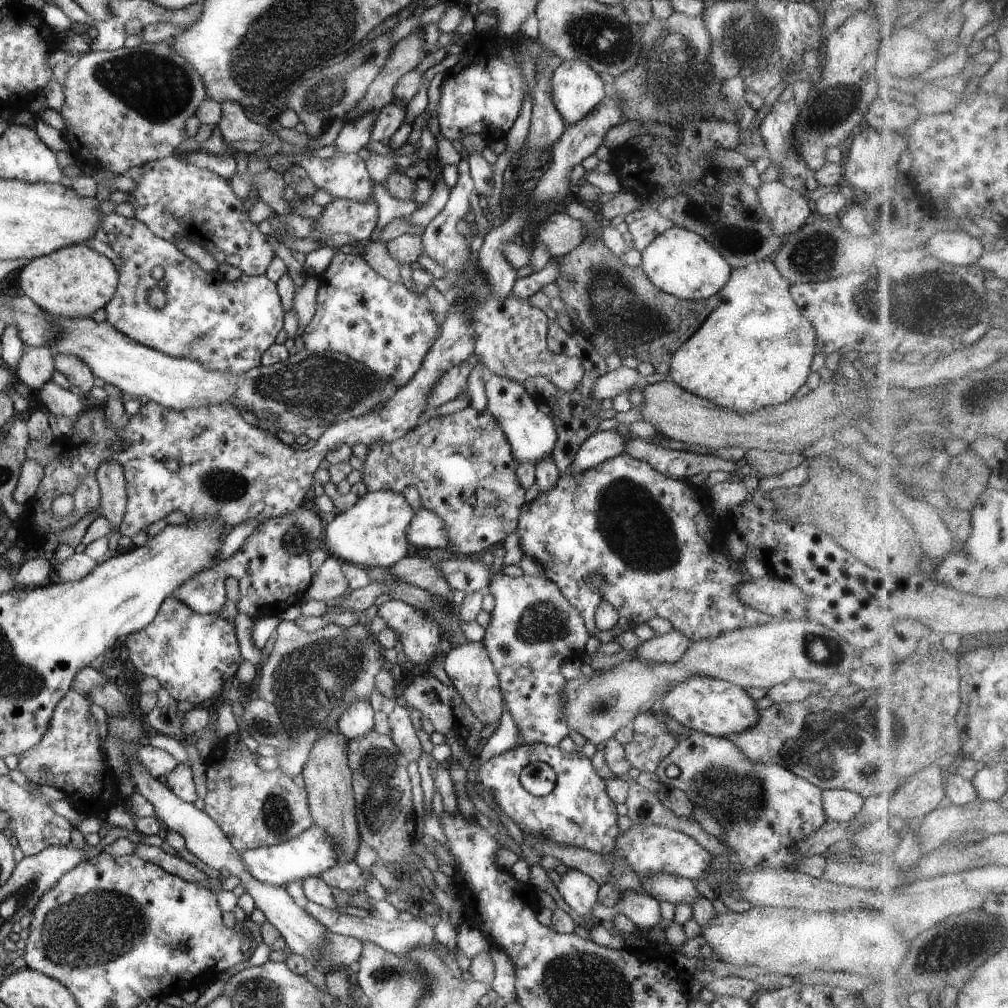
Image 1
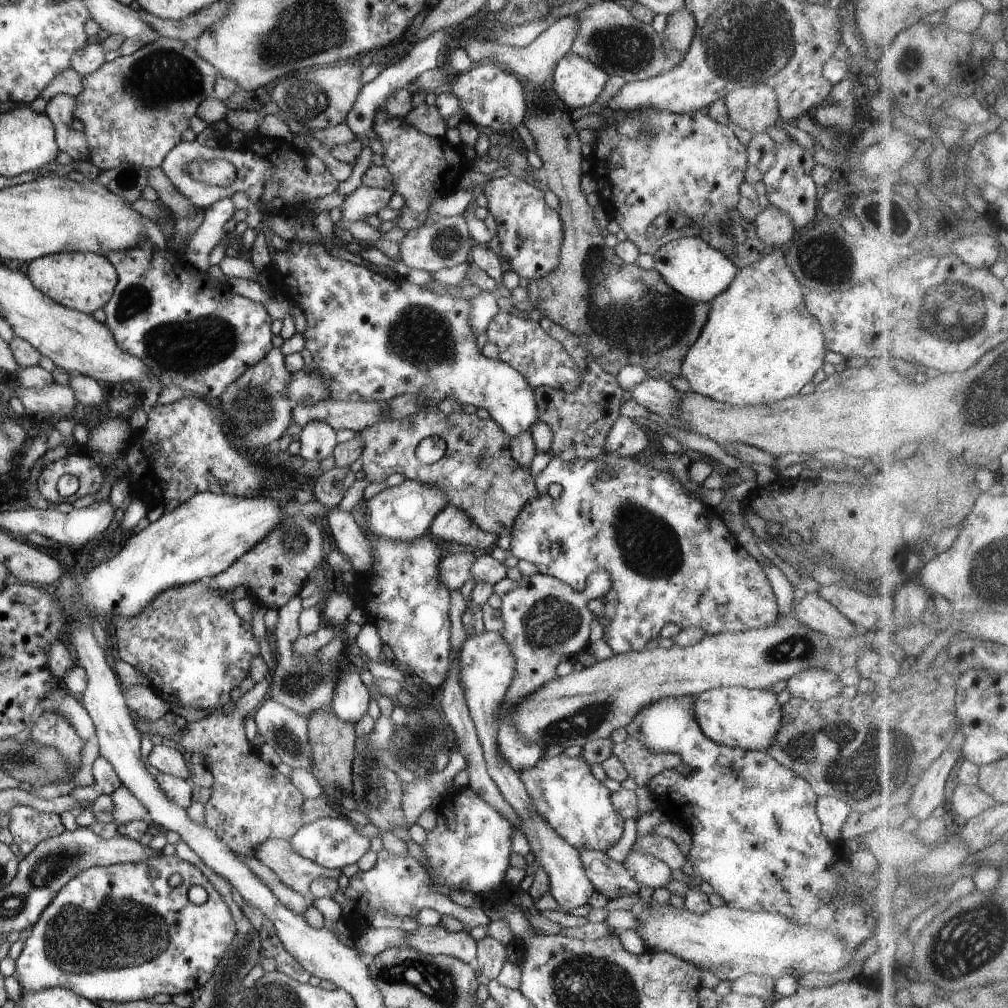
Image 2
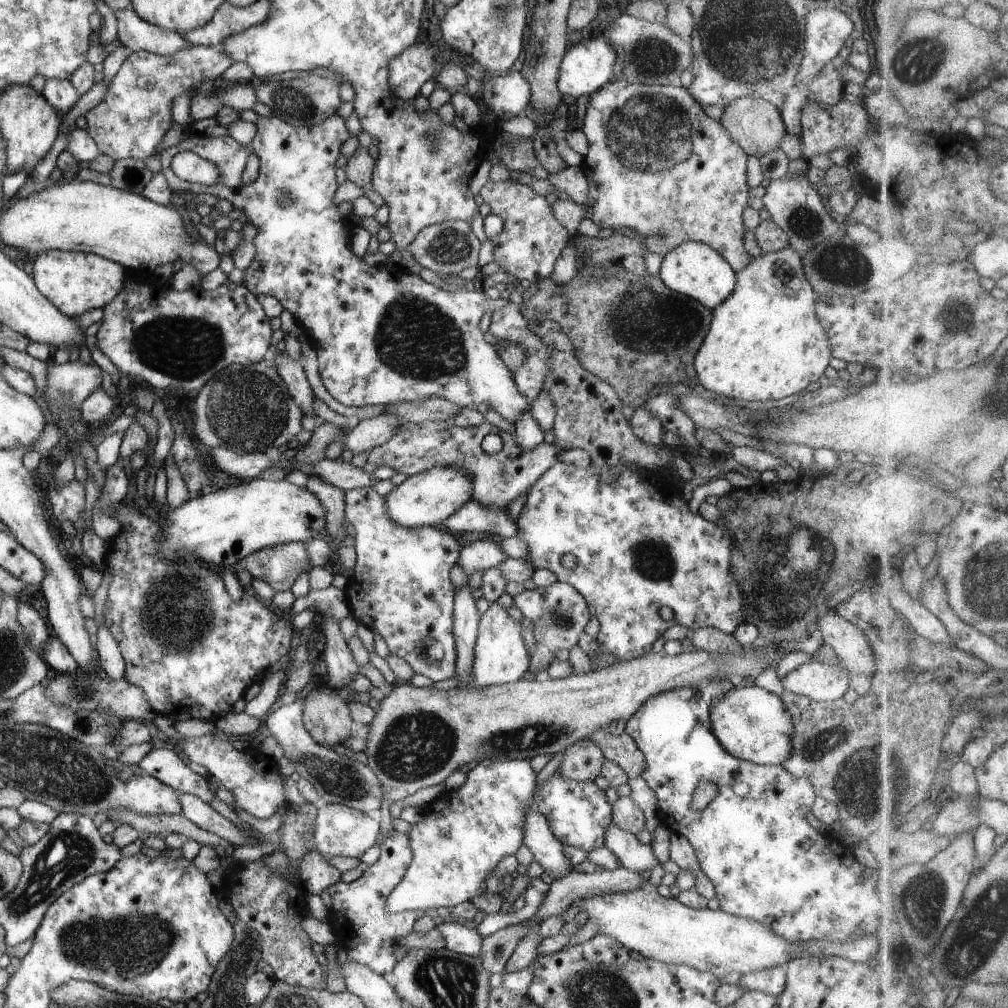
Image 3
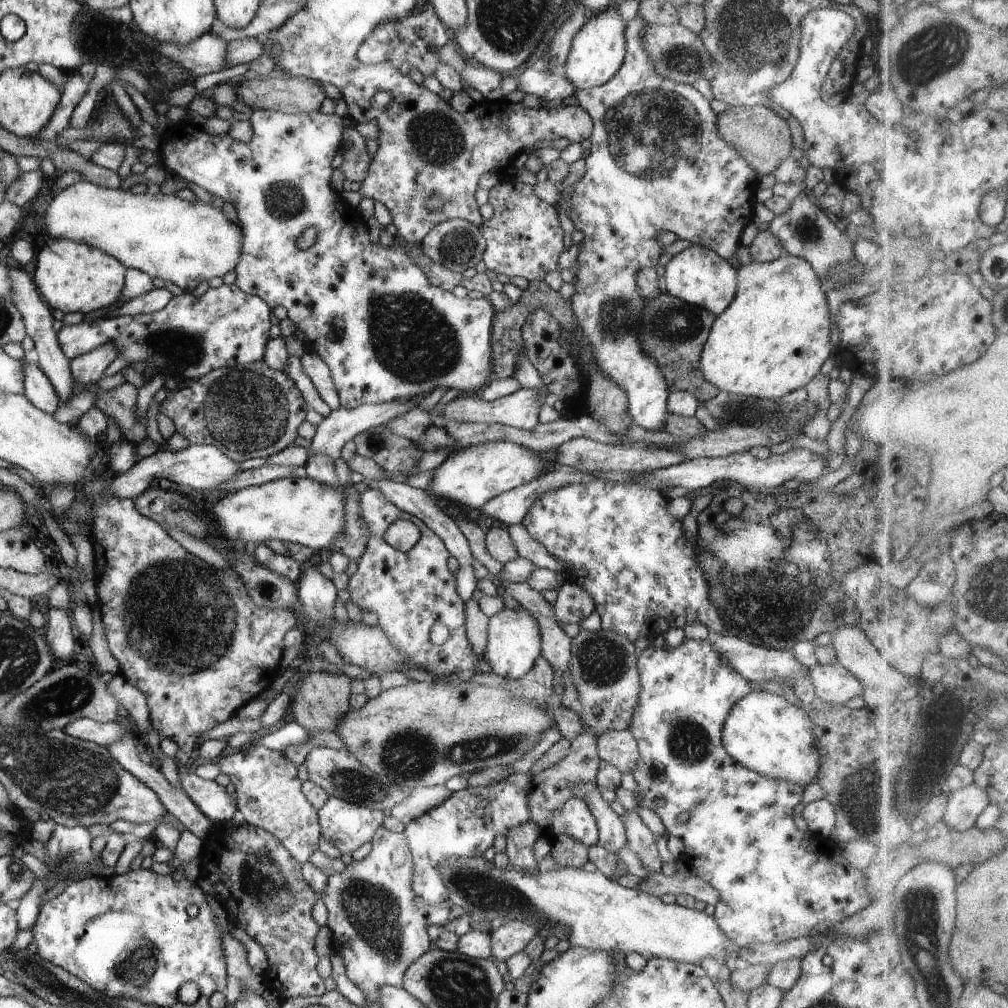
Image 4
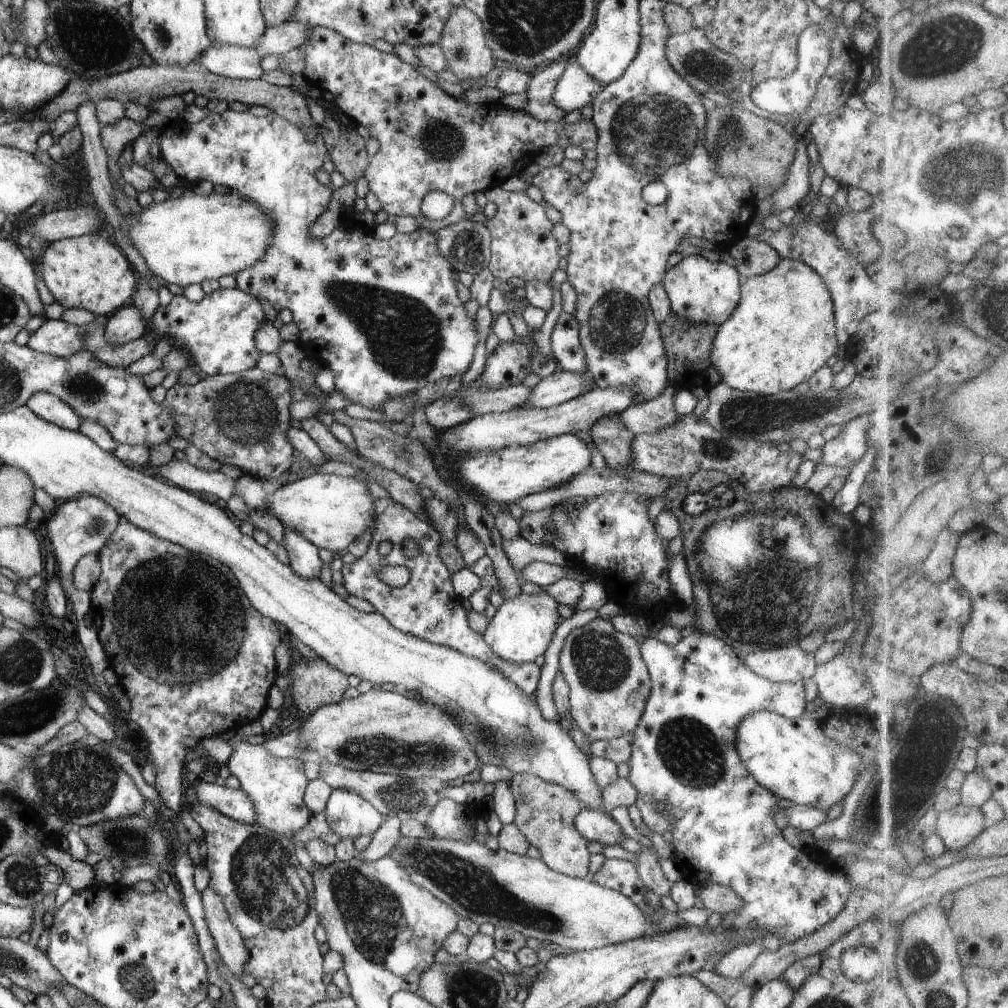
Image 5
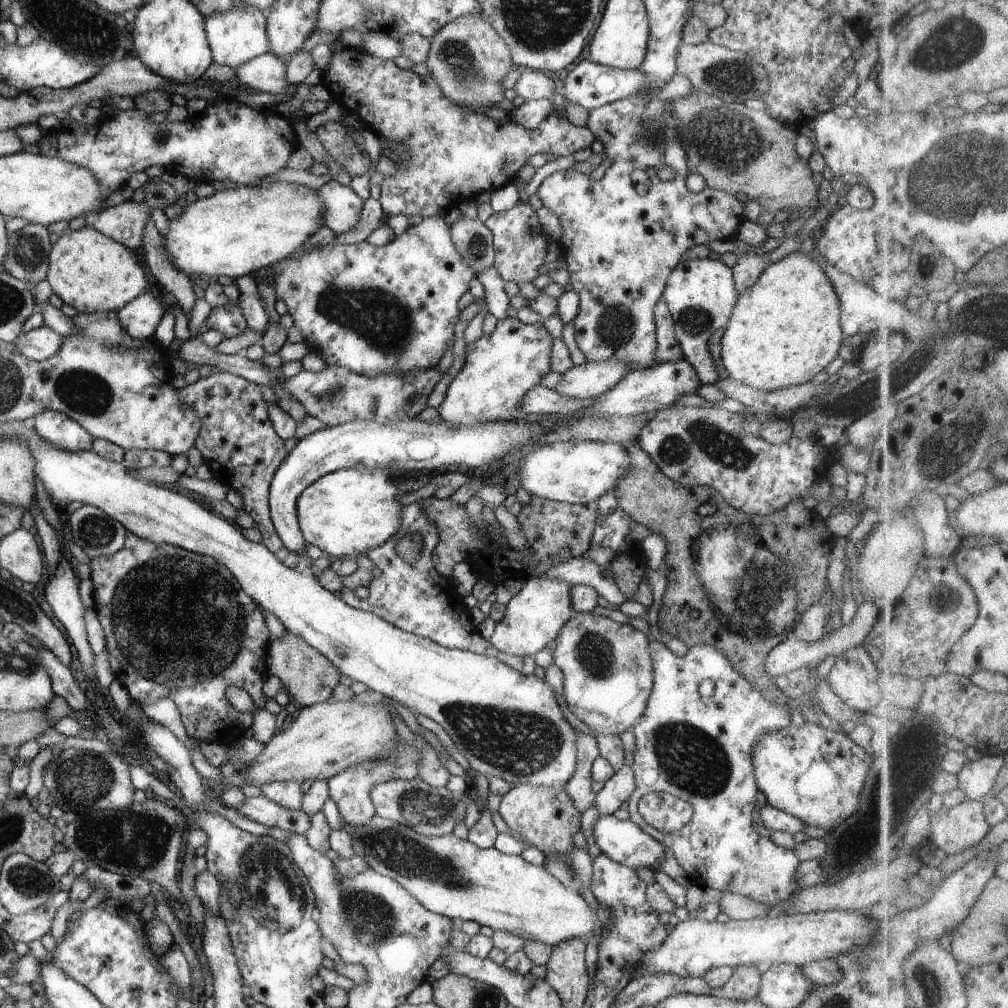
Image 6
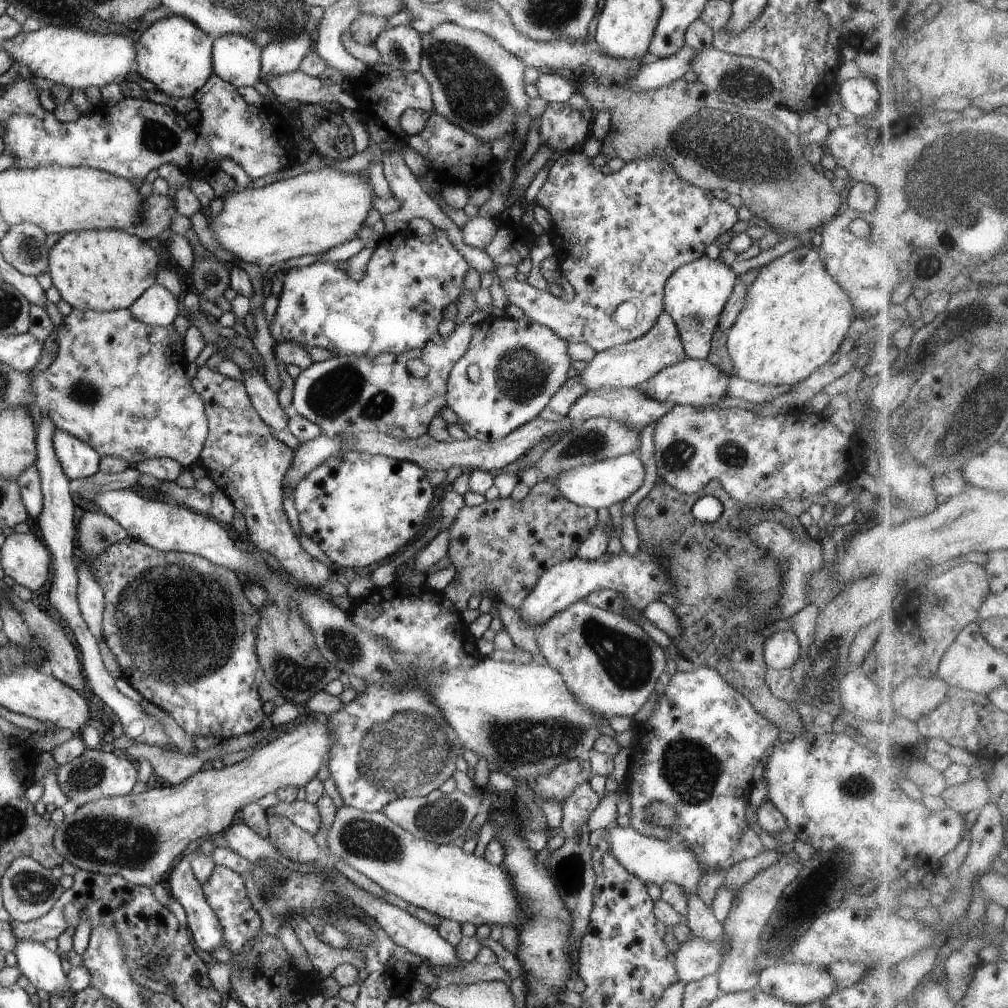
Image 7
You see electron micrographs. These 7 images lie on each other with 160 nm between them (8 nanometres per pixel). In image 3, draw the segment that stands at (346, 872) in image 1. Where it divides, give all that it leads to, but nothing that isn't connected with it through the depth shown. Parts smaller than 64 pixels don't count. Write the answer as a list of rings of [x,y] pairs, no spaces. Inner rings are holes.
[[[178,793],[178,800],[182,804],[181,815],[202,830],[209,831],[218,838],[228,841],[234,848],[246,844],[260,844],[253,836],[241,834],[240,828],[216,812],[204,800],[189,793]]]

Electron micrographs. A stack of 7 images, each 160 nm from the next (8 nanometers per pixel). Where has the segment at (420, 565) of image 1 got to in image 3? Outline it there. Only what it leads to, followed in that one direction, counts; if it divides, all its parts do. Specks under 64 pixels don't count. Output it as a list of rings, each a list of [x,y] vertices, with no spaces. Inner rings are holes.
[[[482,538],[482,540],[476,540],[476,542],[462,548],[456,564],[470,578],[477,572],[485,572],[498,566],[498,564],[502,564],[507,559],[508,556],[502,550],[500,543],[490,540],[490,538]]]

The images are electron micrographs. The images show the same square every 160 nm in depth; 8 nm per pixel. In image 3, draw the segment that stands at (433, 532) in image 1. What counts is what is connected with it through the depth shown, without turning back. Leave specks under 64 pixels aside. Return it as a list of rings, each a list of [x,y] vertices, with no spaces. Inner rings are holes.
[[[471,501],[446,518],[442,526],[448,532],[478,532],[500,538],[512,537],[518,532],[518,526],[508,513],[506,508],[486,508],[484,504]]]

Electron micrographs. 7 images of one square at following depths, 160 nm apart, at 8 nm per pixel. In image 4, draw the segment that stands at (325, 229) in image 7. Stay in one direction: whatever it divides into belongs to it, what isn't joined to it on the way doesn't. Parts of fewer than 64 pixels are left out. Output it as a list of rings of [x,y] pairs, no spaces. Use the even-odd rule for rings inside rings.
[[[84,181],[80,182],[66,188],[66,190],[60,191],[60,194],[54,196],[52,202],[50,202],[47,207],[44,216],[41,217],[42,226],[38,235],[48,236],[49,240],[74,240],[74,242],[84,242],[92,248],[98,248],[100,252],[106,252],[110,254],[113,258],[116,258],[119,262],[122,262],[126,269],[135,269],[139,272],[144,272],[148,274],[152,279],[162,278],[164,282],[173,282],[176,286],[180,287],[182,291],[192,291],[196,289],[202,282],[209,282],[214,278],[223,278],[225,274],[228,274],[231,270],[234,270],[234,266],[238,264],[240,256],[242,255],[242,229],[240,224],[232,222],[220,208],[214,208],[212,204],[206,204],[201,200],[182,200],[178,196],[167,196],[162,193],[152,196],[150,194],[136,194],[134,192],[129,192],[129,190],[122,189],[112,189],[112,188],[102,188],[102,186],[96,186],[92,182]]]

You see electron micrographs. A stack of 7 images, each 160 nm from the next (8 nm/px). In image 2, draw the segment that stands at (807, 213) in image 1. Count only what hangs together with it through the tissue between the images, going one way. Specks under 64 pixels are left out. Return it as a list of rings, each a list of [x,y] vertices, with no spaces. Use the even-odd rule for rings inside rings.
[[[769,205],[760,211],[754,220],[756,236],[768,246],[785,248],[796,234],[788,215]]]

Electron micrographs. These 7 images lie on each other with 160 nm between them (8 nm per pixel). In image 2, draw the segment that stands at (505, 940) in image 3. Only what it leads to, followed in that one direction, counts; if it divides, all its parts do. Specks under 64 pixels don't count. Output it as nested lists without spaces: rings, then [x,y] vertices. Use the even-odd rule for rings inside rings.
[[[484,937],[477,942],[476,960],[476,966],[485,978],[495,979],[507,961],[505,945],[493,937]]]

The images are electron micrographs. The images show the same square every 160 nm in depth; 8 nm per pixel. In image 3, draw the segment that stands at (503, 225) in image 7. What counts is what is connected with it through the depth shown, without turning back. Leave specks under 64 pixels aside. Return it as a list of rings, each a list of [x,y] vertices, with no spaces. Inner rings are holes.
[[[509,179],[506,182],[488,181],[480,195],[492,213],[502,218],[504,227],[492,238],[494,260],[500,269],[518,281],[528,279],[531,283],[548,279],[562,250],[572,242],[568,230],[558,222],[551,205],[544,196],[536,193],[530,185]]]

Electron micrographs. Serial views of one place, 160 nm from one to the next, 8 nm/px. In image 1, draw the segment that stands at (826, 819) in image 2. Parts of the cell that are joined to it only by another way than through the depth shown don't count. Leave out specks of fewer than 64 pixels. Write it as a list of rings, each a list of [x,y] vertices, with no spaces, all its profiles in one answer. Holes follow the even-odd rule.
[[[823,789],[821,799],[825,817],[836,822],[851,821],[868,804],[860,795],[844,789]]]

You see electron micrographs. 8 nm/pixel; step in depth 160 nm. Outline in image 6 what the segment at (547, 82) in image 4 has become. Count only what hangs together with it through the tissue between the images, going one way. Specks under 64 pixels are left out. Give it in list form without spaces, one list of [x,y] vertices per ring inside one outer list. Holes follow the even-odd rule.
[[[582,60],[572,71],[564,73],[562,80],[564,82],[563,96],[570,102],[568,105],[577,104],[588,111],[592,111],[614,102],[614,100],[636,94],[646,84],[646,74],[640,70],[640,67],[634,68],[634,70],[616,70],[616,68]]]

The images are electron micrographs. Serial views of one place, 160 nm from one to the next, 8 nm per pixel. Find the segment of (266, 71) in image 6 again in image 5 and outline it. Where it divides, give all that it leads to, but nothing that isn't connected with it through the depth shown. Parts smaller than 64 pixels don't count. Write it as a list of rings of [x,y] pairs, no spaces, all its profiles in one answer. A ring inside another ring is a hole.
[[[211,42],[210,46],[194,60],[208,72],[234,79],[261,80],[264,71],[260,67],[262,56],[254,48],[234,44]]]

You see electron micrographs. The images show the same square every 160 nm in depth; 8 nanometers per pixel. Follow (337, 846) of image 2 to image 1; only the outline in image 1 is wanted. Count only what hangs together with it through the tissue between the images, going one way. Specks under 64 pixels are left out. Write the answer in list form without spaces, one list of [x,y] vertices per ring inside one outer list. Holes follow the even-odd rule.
[[[314,824],[285,843],[257,849],[245,849],[239,853],[248,872],[254,878],[260,882],[284,886],[297,878],[316,877],[317,874],[338,864],[339,854],[336,850],[331,836],[323,828]]]

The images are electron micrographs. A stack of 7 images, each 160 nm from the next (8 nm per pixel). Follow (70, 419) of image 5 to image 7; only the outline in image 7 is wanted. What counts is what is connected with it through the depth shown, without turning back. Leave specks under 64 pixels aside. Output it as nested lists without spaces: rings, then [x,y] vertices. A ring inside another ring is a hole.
[[[56,428],[52,436],[52,444],[69,481],[92,477],[99,472],[100,456],[84,440],[74,438],[68,432]]]

